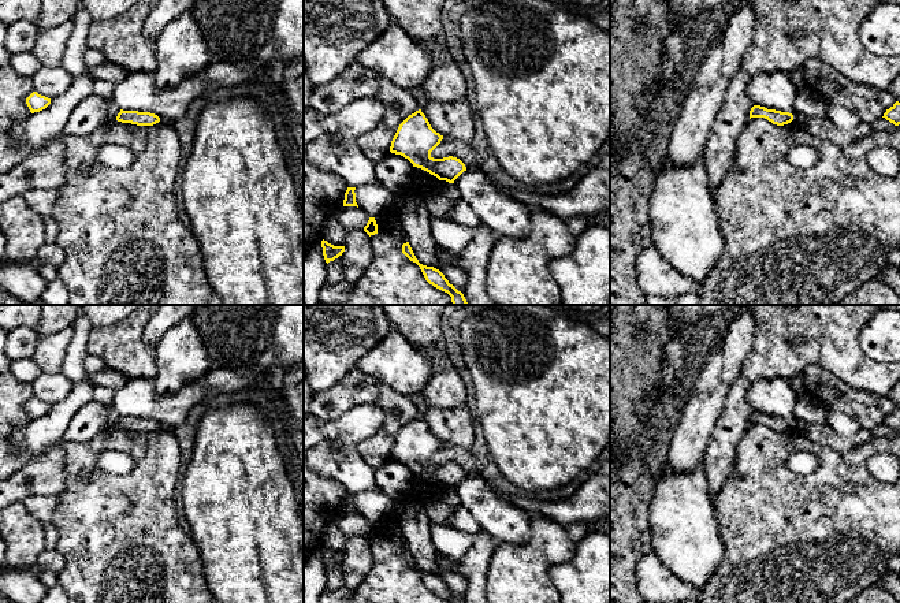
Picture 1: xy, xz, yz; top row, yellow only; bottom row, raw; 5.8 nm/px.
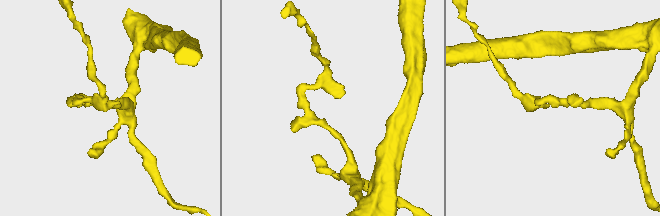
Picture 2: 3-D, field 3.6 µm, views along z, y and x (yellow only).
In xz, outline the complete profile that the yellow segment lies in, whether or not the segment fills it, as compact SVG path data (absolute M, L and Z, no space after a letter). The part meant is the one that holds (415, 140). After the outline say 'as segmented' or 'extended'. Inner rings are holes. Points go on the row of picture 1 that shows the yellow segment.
M421 109L409 115L398 127L390 152L408 159L413 167L421 168L439 180L454 183L466 171L465 164L453 156L434 159L431 152L440 144L443 135L436 133Z | as segmented

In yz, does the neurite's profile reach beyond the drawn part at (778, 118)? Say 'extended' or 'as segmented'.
as segmented

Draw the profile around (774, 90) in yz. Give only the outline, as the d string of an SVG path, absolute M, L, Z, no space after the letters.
M760 72L752 77L748 97L755 105L795 115L797 88L785 72Z

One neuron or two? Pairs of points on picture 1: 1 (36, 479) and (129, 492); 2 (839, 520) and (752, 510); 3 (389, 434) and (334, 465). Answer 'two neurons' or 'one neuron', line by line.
1: two neurons
2: one neuron
3: two neurons

